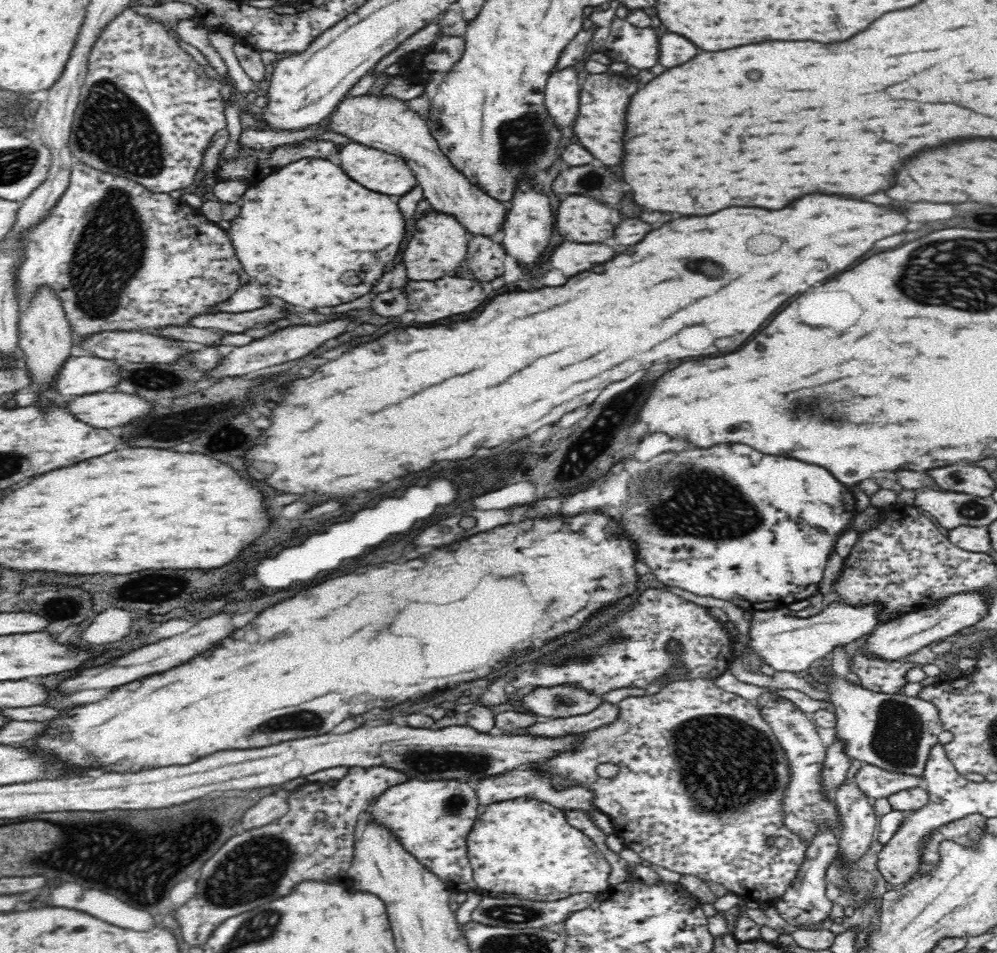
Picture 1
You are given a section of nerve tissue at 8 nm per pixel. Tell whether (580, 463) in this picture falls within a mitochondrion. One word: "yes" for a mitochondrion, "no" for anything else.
yes

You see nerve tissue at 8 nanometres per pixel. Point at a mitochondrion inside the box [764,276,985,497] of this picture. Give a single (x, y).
(824, 407)

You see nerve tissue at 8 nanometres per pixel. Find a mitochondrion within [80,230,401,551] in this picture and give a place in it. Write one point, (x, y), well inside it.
(159, 379)

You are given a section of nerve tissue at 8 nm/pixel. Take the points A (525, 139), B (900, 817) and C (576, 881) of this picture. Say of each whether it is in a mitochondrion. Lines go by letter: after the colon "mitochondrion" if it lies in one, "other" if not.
A: mitochondrion
B: other
C: other

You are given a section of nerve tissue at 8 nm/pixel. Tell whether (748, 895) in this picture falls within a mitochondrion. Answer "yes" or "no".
no

